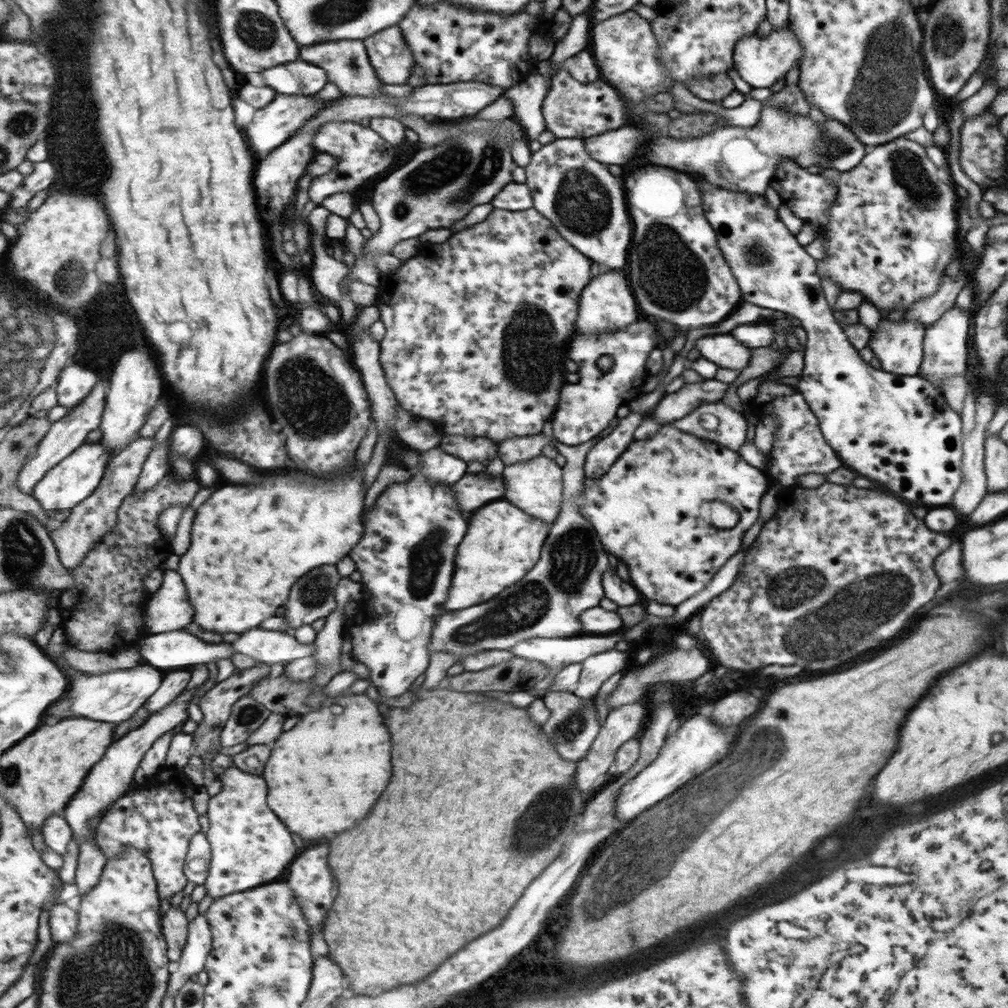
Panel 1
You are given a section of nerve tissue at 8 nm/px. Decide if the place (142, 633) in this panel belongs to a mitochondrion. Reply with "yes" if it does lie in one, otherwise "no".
no

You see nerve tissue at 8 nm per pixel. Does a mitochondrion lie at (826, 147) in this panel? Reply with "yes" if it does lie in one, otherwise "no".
yes

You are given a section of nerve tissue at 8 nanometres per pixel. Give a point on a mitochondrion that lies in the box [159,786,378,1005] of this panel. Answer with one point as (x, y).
(292, 934)

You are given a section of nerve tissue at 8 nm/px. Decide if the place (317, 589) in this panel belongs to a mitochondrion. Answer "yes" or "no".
yes

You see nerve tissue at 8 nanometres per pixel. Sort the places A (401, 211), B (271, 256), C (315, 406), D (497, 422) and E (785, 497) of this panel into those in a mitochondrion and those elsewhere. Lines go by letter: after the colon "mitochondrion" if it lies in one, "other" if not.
A: other
B: other
C: mitochondrion
D: other
E: other

